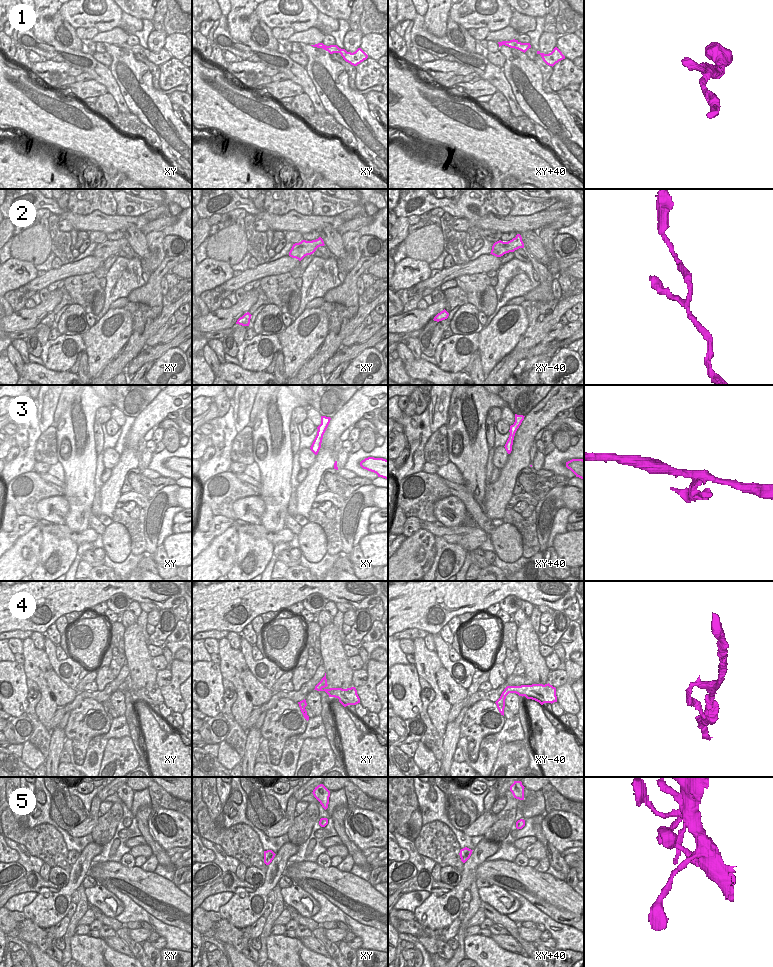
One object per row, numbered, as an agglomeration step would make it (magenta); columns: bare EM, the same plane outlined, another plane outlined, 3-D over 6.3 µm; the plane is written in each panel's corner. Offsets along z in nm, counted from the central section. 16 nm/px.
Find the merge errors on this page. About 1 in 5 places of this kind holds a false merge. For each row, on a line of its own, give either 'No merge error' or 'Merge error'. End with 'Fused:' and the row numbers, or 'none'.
1: No merge error
2: No merge error
3: No merge error
4: No merge error
5: No merge error
Fused: none

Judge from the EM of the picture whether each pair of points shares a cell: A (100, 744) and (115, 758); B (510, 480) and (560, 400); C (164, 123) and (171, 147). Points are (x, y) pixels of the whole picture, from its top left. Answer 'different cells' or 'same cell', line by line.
A: different cells
B: same cell
C: same cell

